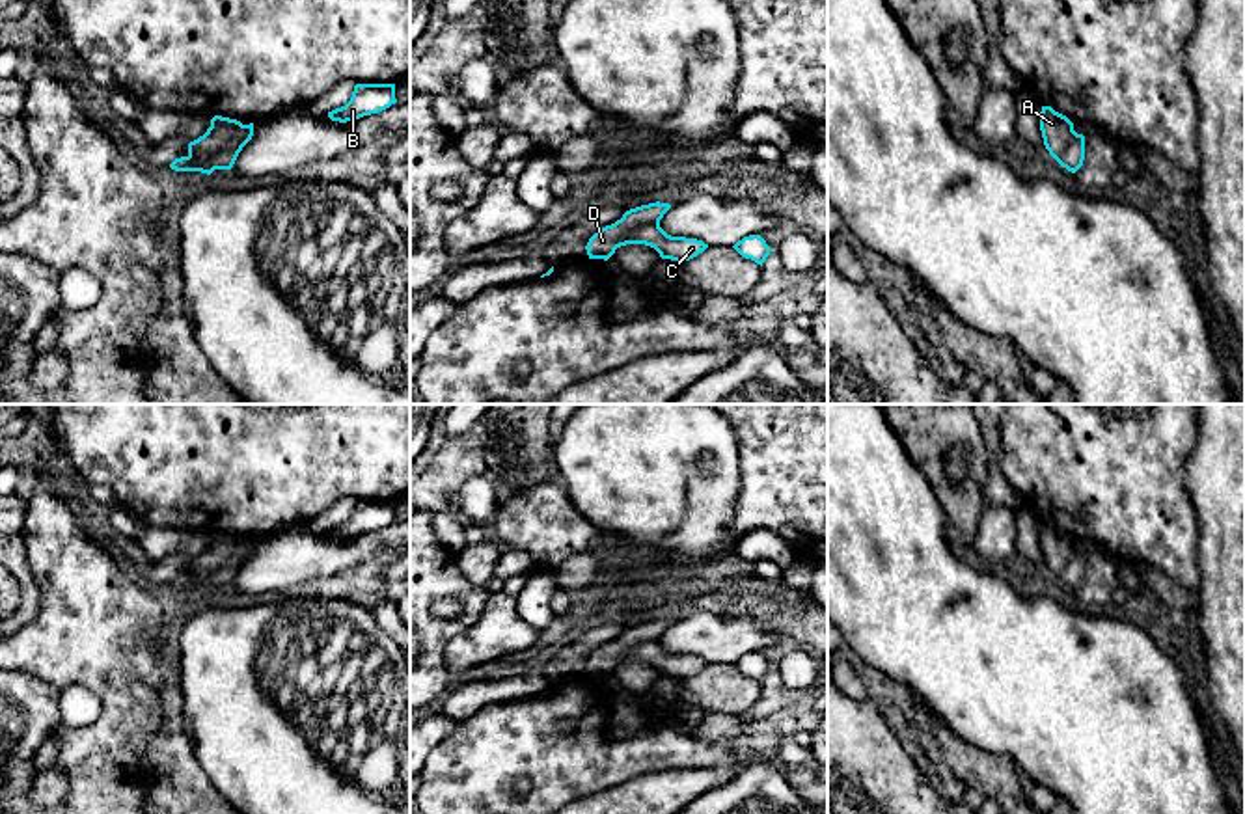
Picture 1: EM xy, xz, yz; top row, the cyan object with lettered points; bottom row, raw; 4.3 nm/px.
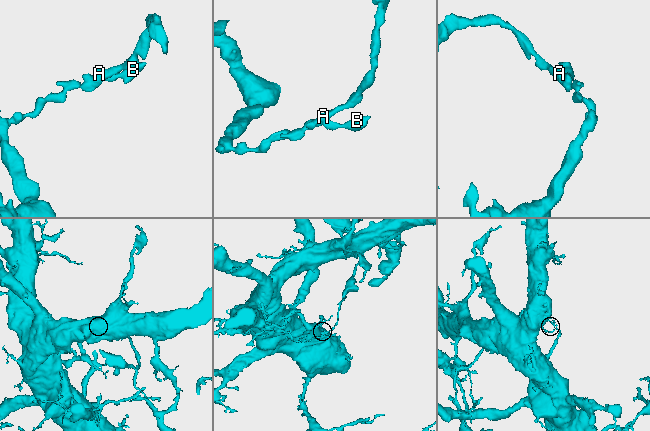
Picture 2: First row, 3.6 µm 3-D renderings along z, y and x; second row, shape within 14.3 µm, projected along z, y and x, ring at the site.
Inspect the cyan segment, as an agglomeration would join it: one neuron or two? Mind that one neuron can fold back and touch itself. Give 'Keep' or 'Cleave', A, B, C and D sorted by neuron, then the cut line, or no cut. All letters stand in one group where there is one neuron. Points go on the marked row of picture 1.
Cleave. Groups: A D / B C. Split along xy (243, 125), (220, 149), (209, 155), (189, 155)

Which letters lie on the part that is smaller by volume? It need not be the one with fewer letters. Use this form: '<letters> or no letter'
A, D

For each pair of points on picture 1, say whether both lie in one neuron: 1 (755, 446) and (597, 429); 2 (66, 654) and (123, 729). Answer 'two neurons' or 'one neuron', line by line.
1: two neurons
2: one neuron

